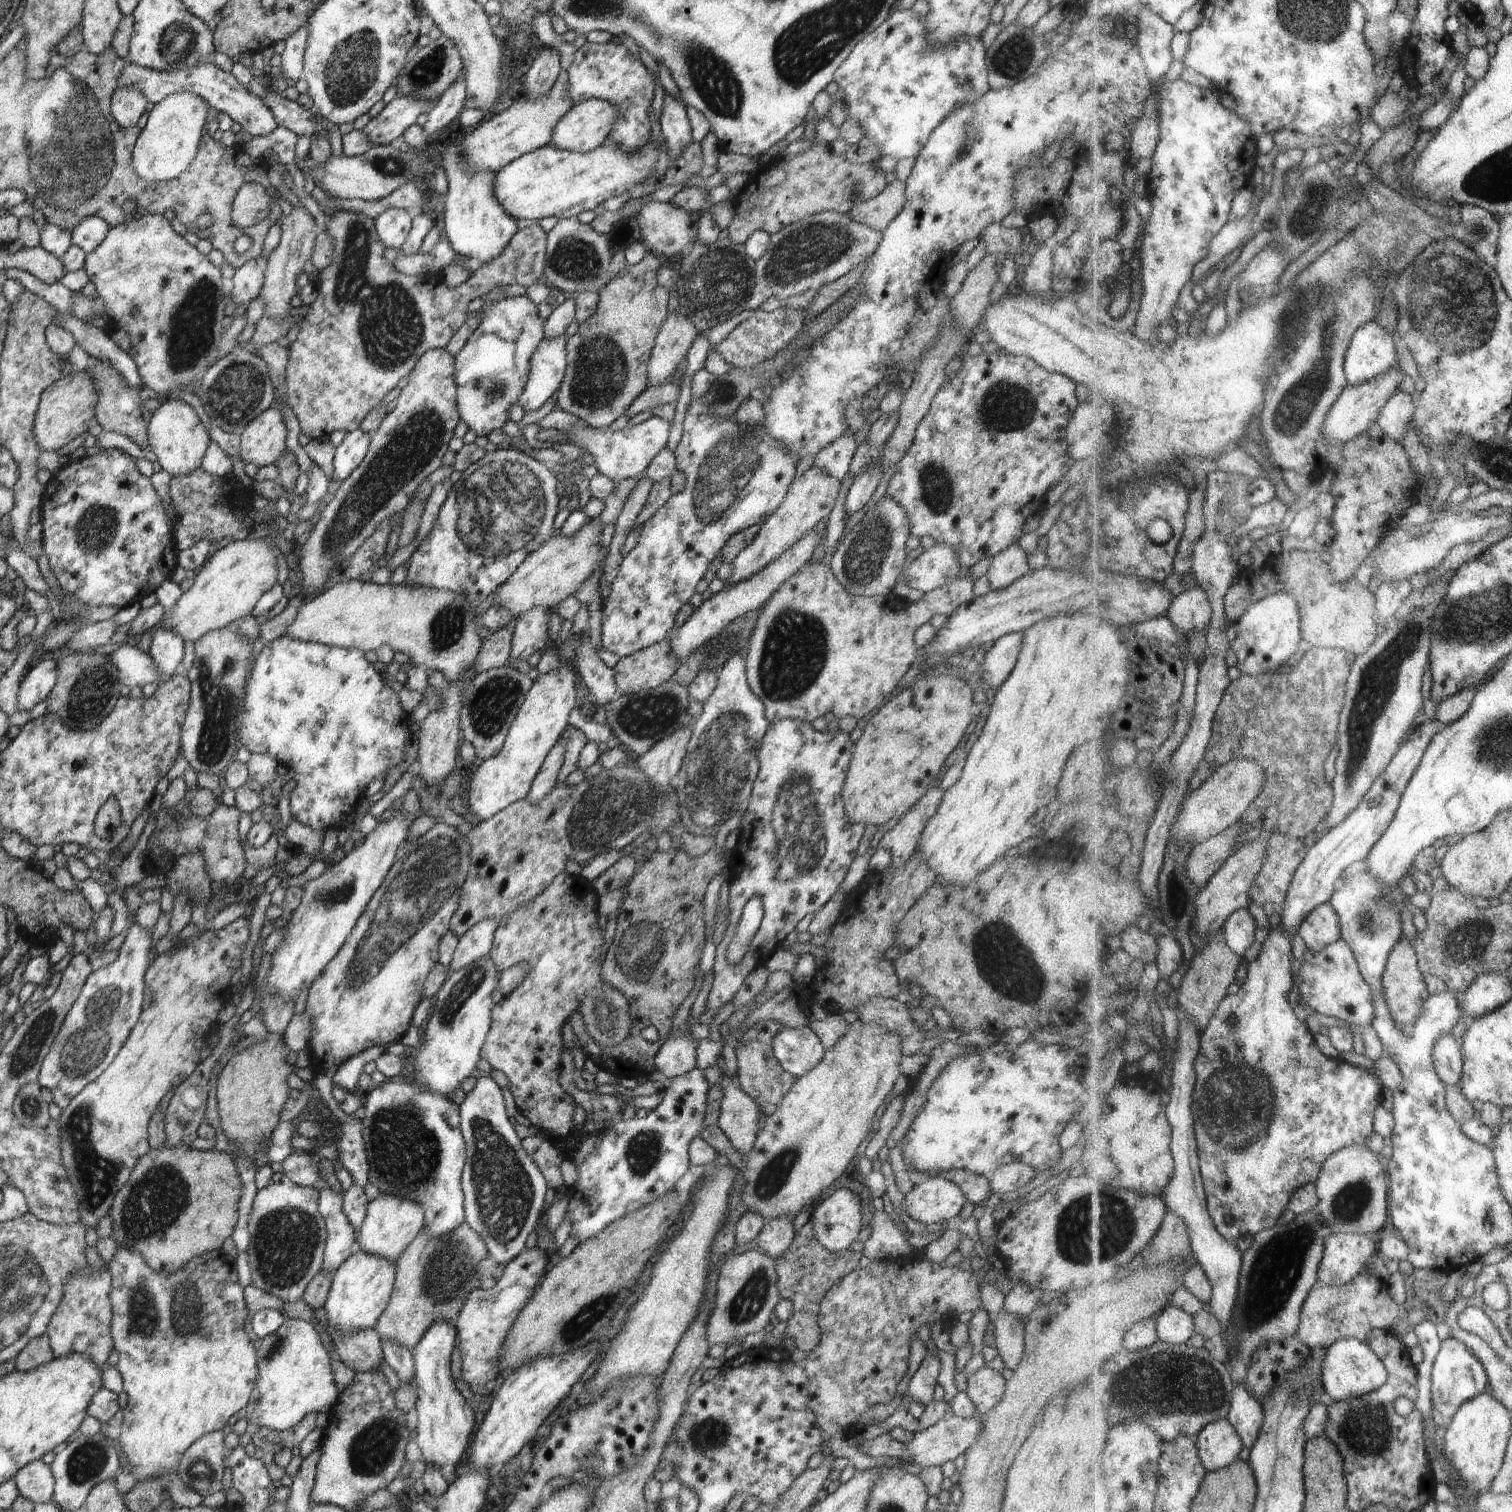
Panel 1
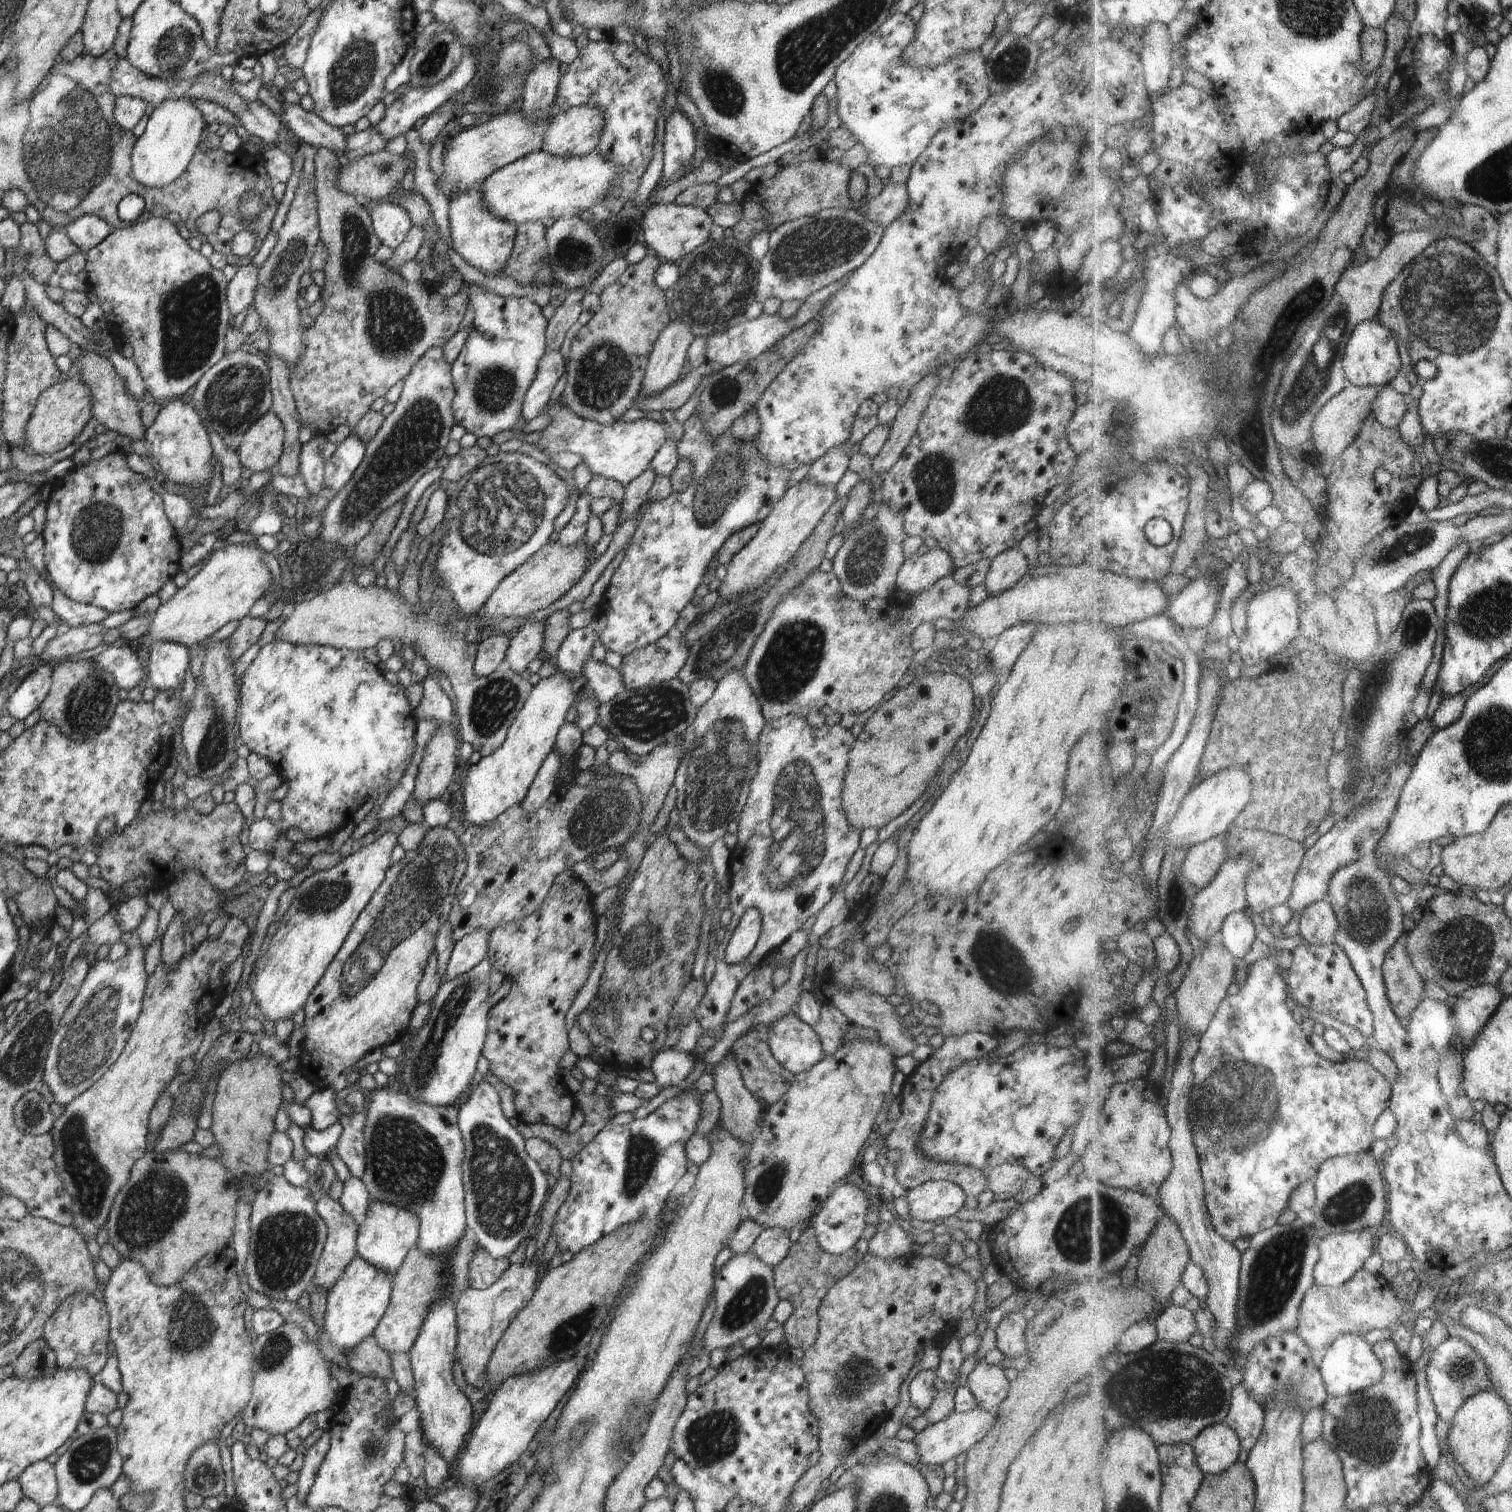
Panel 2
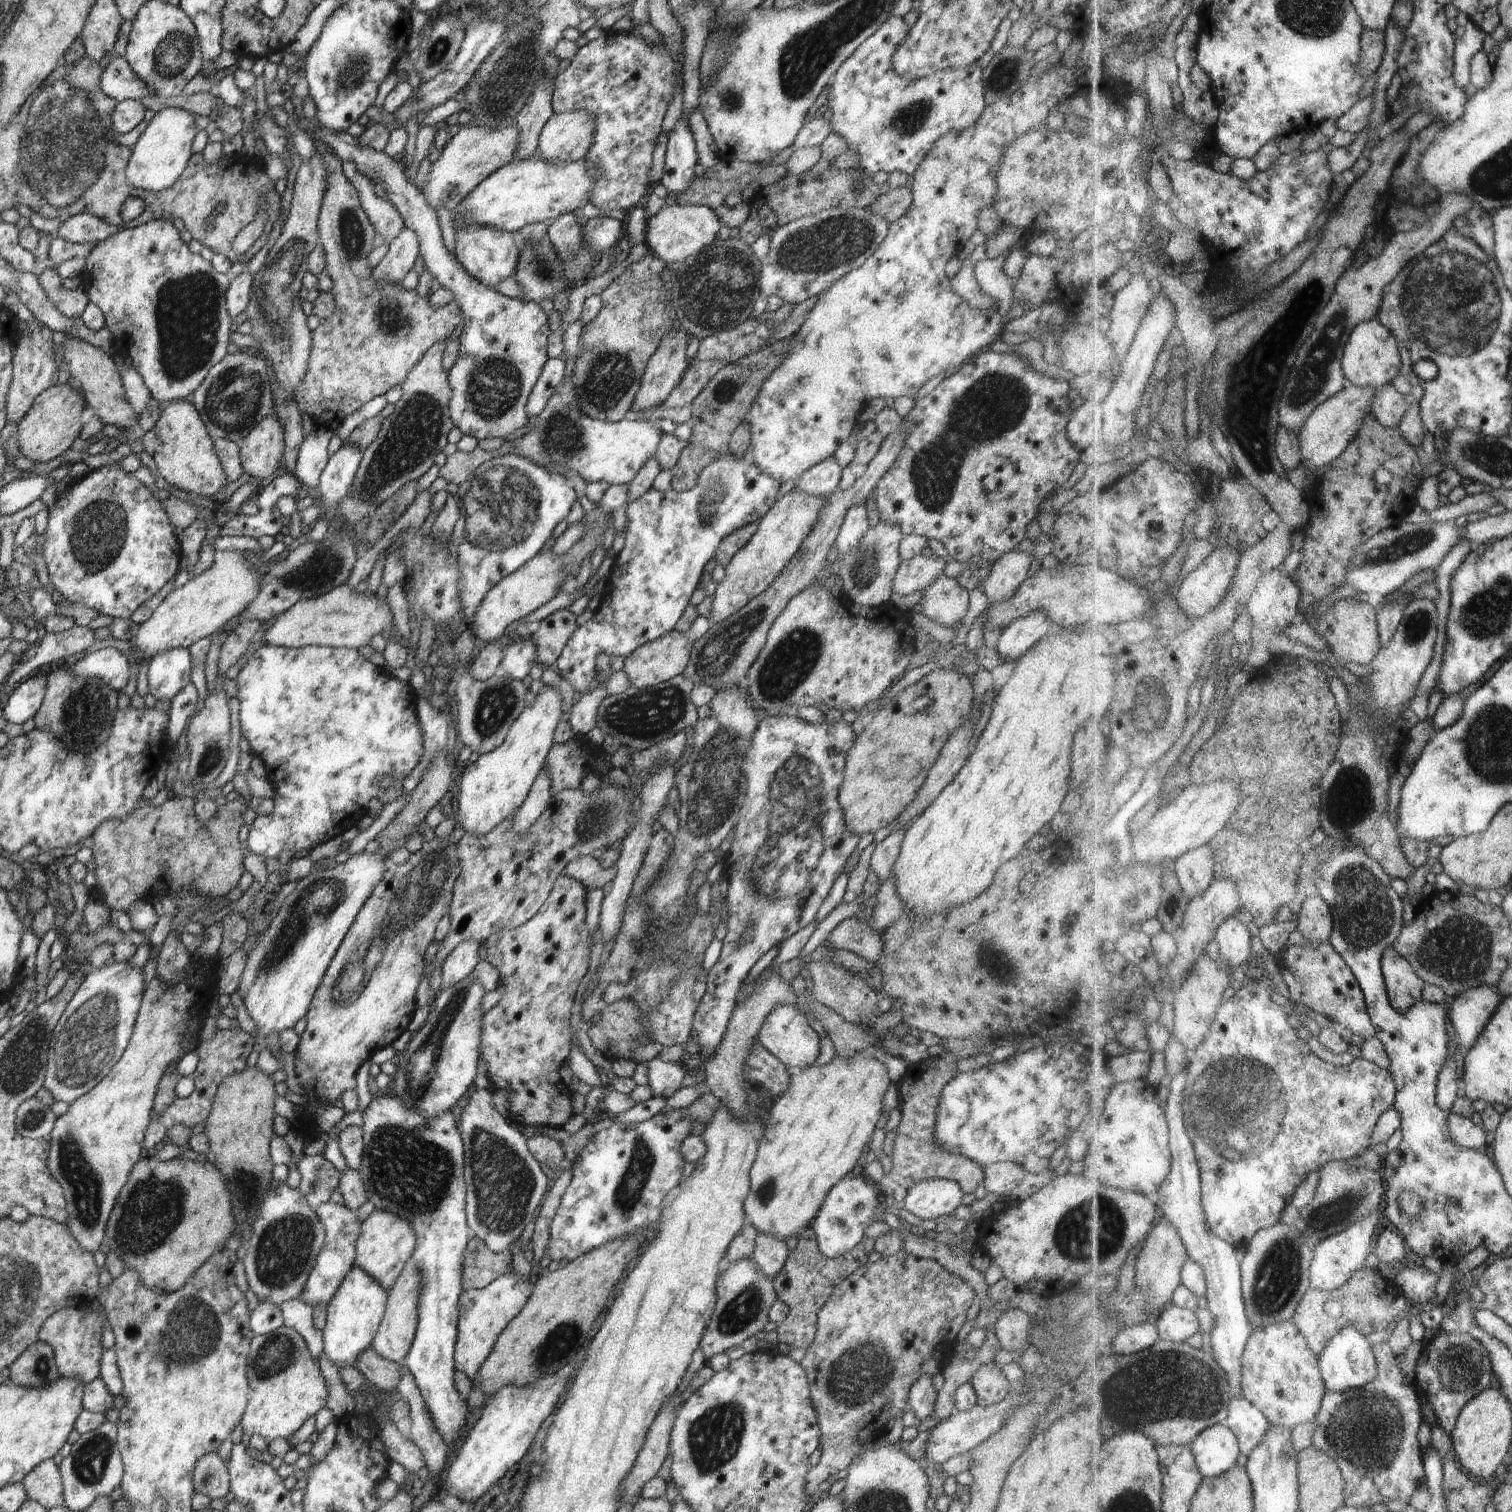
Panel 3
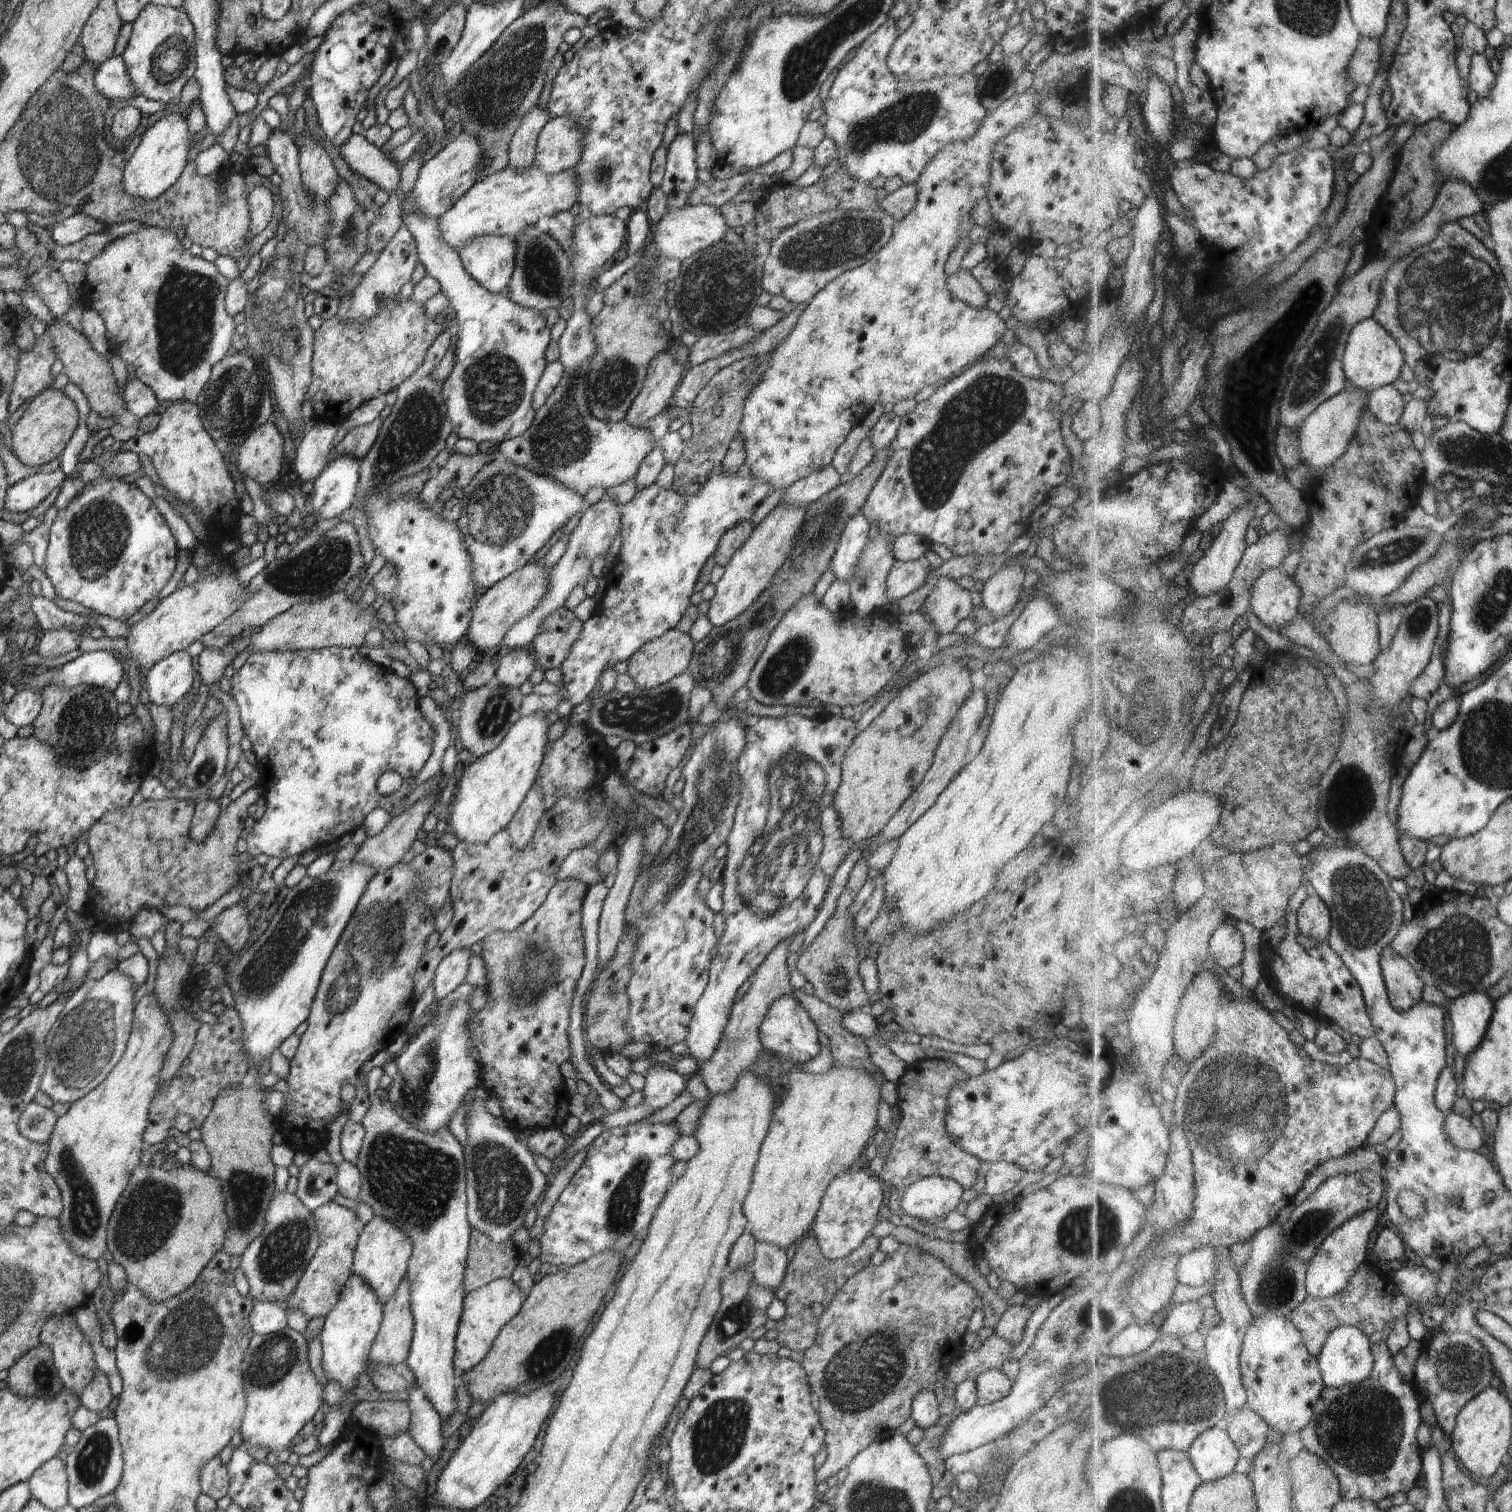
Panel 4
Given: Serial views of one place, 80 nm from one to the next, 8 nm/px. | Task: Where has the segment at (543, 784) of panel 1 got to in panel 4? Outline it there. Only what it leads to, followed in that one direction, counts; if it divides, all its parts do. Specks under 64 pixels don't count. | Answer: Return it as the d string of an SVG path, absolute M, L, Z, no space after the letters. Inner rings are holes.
M534 784L506 828L515 849L523 849L530 842L545 809L543 792Z

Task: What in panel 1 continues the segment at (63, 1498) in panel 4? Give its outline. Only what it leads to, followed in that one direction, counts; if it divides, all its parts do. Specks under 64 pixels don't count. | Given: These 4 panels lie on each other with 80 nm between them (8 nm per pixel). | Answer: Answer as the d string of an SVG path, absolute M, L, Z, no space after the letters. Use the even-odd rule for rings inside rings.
M36 1459L18 1469L12 1479L16 1483L19 1494L34 1504L52 1502L55 1480L49 1465L42 1459Z

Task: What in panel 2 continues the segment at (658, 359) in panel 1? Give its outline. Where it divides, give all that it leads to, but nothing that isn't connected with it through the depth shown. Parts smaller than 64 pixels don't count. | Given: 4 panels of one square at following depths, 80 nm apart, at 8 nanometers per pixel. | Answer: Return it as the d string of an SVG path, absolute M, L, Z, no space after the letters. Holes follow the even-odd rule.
M680 319L666 325L650 353L640 395L658 394L678 381L687 364L686 350L694 339L690 326Z

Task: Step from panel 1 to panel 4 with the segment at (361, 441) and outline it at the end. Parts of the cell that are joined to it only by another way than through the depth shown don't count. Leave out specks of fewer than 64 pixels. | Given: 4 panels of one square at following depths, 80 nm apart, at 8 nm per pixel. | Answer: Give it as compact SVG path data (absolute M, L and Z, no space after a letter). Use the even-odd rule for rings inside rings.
M340 455L329 461L313 482L314 493L307 509L317 520L338 517L355 502L361 464L358 459Z

